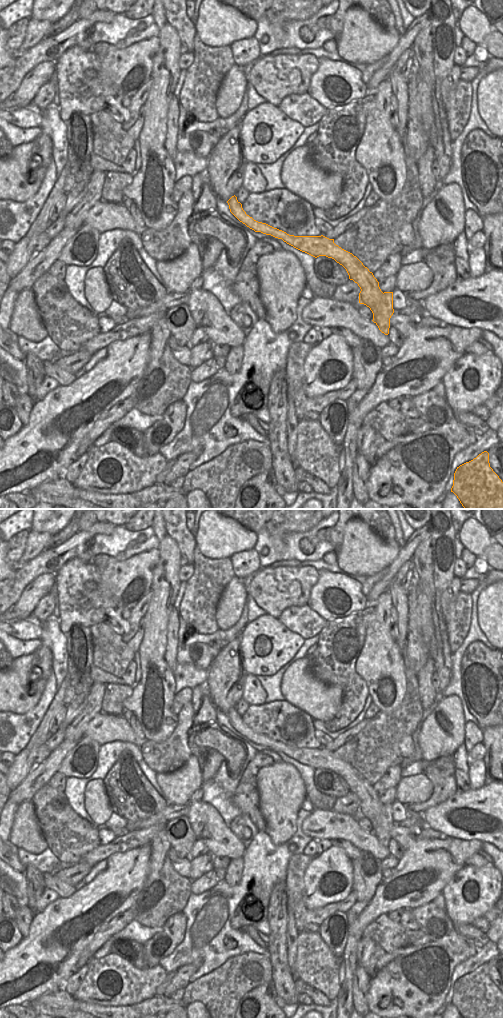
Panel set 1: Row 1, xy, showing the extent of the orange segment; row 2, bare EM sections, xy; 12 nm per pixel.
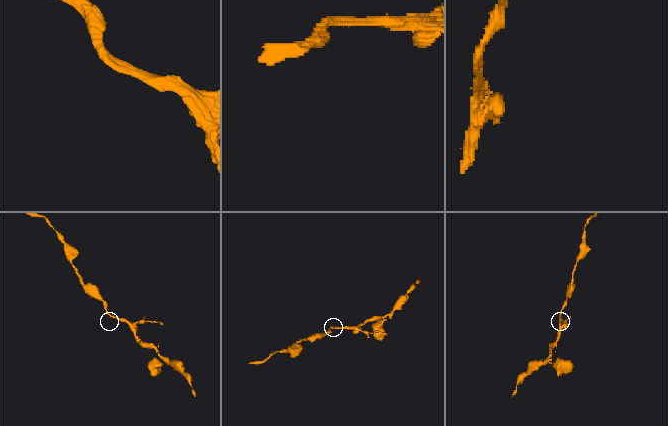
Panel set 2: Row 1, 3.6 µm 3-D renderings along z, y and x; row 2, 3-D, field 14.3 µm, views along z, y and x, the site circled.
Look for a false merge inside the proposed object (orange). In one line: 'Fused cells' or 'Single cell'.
Fused cells

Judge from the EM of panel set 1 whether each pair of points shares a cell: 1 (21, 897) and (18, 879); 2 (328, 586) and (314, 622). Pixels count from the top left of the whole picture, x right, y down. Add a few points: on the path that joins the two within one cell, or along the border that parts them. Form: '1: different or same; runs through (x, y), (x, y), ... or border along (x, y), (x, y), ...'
1: same; runs through (20, 893), (18, 883)
2: different; border along (307, 604), (326, 621)

